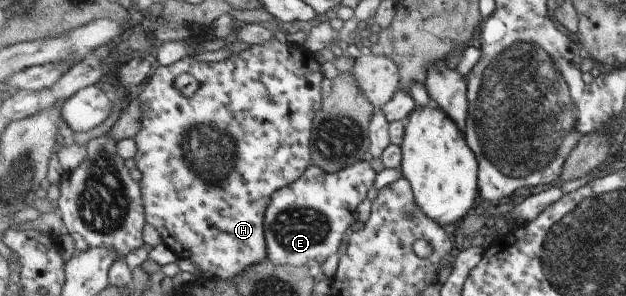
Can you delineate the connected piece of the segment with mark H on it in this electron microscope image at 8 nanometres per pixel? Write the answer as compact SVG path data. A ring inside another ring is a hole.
M274 38L264 45L250 47L237 55L231 55L222 62L204 63L204 61L196 61L192 56L187 56L172 66L156 65L152 77L144 84L139 95L143 118L141 119L141 129L134 138L136 143L134 160L136 168L142 173L139 185L143 191L146 221L159 232L163 244L173 250L179 259L187 259L196 264L204 277L222 280L234 279L251 266L268 259L265 219L273 195L277 190L290 186L302 178L312 165L312 131L316 115L323 107L322 79L324 79L324 75L322 75L320 66L320 63L307 52L305 45L284 44ZM184 72L194 75L200 83L198 91L190 98L182 97L180 91L174 87L174 79Z

